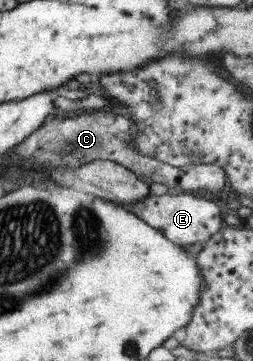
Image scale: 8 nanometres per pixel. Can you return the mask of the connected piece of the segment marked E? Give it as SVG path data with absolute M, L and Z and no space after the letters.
M179 193L176 196L164 194L162 196L150 196L137 201L126 207L116 203L119 207L124 207L127 211L140 218L146 225L162 234L169 242L180 247L196 245L202 246L222 227L222 213L219 207L205 195L193 195L190 193Z

